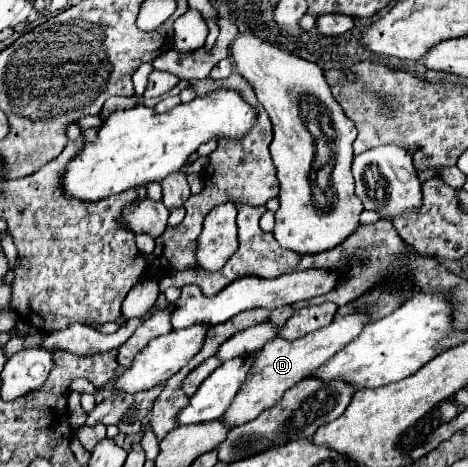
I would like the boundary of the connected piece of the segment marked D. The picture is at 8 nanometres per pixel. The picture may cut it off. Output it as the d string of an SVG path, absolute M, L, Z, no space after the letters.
M353 312L353 314L347 314L347 316L335 318L329 326L315 330L315 332L311 332L311 334L299 338L299 340L291 342L291 340L275 338L275 340L271 340L271 344L265 344L263 350L259 352L259 356L255 358L255 364L251 366L251 372L247 374L243 388L239 388L239 394L235 396L235 400L231 402L227 412L221 416L221 422L229 428L241 426L241 424L257 418L265 408L275 406L281 400L281 396L285 394L285 390L289 390L291 386L301 382L315 368L325 364L335 352L339 352L345 344L355 340L355 336L359 336L361 330L369 322L371 320L369 320L367 312Z

